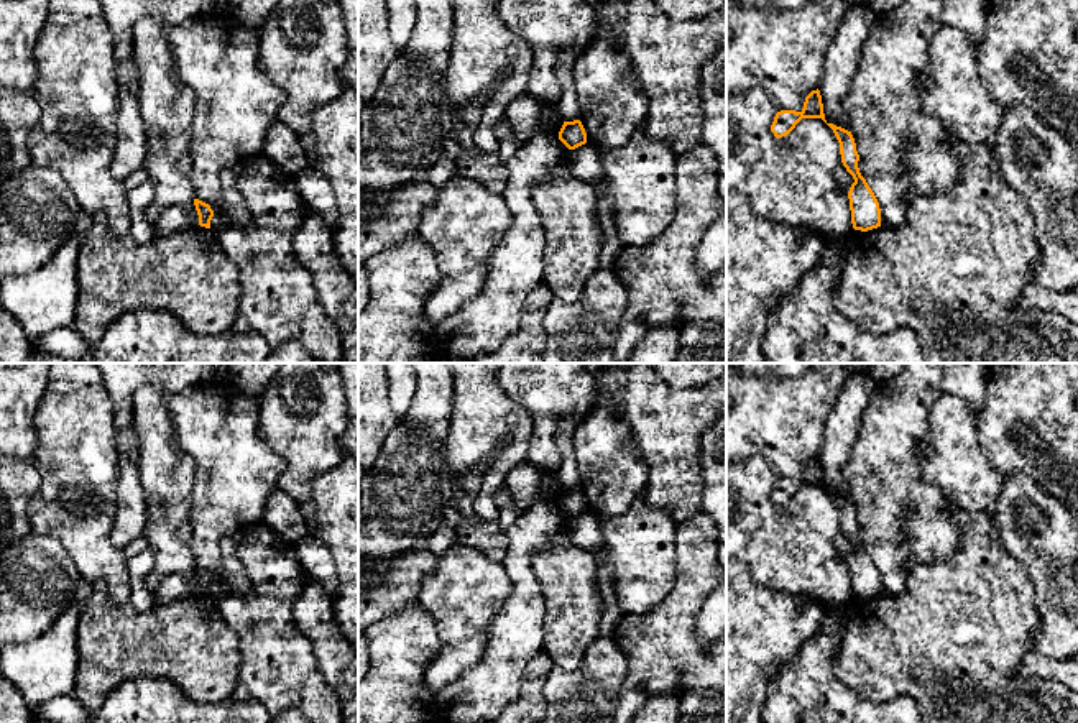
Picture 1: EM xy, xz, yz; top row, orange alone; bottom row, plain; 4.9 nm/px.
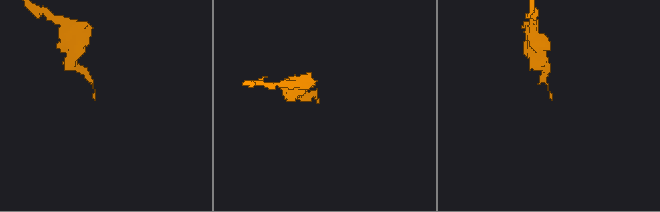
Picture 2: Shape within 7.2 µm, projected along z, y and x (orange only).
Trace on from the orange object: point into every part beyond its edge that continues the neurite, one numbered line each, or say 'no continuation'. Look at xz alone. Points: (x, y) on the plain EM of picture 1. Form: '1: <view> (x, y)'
no continuation

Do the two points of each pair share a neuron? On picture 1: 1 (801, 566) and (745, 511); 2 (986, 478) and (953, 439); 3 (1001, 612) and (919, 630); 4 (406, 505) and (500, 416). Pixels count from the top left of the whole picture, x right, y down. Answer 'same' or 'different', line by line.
1: same
2: same
3: same
4: different

